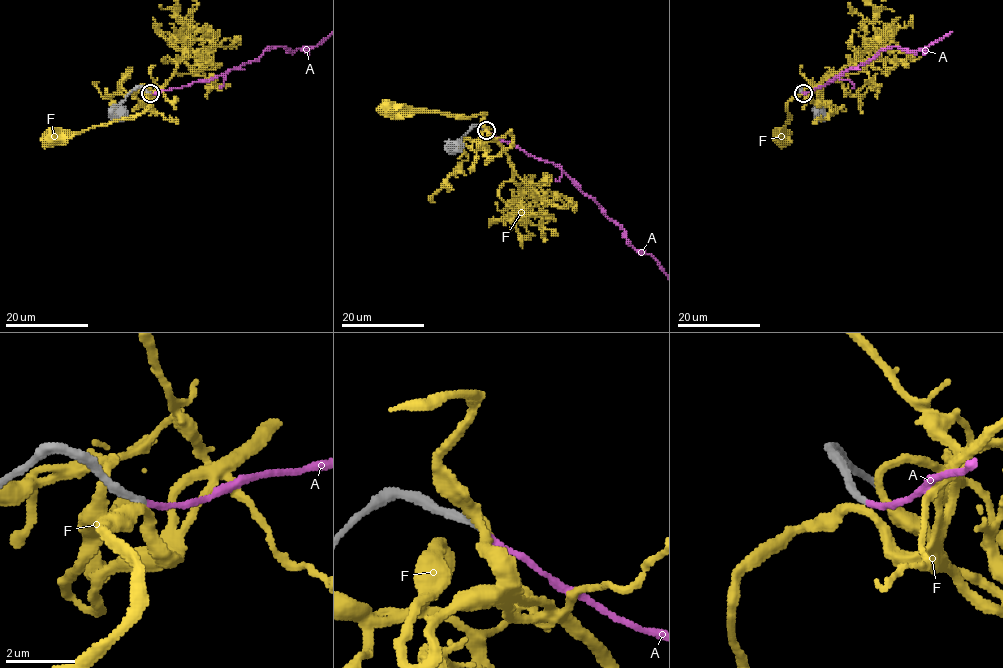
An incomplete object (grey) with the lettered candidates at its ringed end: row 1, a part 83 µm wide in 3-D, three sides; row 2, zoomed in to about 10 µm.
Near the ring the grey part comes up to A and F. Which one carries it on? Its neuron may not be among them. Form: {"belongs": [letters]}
{"belongs": ["A"]}

